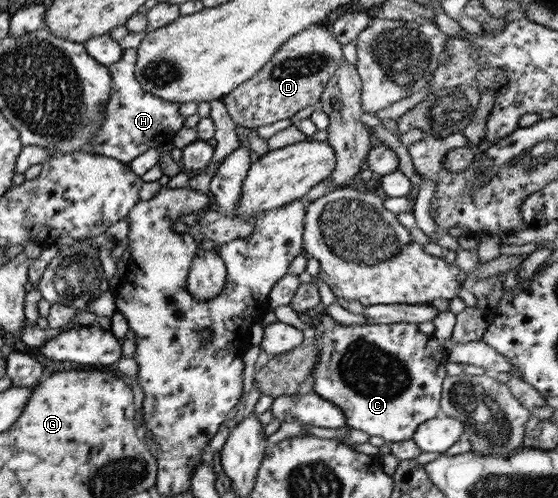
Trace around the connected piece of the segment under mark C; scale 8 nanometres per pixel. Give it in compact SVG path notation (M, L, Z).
M321 307L313 313L305 311L305 314L309 314L311 319L311 325L314 326L315 335L317 336L317 341L323 342L323 347L318 350L319 360L316 360L314 368L312 370L313 377L313 392L317 393L321 398L328 400L338 406L346 418L346 426L349 428L355 428L355 430L363 430L367 432L369 436L381 436L386 442L401 442L404 440L409 440L413 438L415 430L418 429L420 424L427 422L432 418L441 415L440 410L440 400L442 391L442 382L448 375L446 371L446 364L448 362L444 352L442 351L442 346L439 341L437 341L433 334L427 336L427 334L421 333L419 331L419 323L413 324L412 322L395 322L391 324L371 324L366 325L341 325L333 320L331 317L331 310Z

